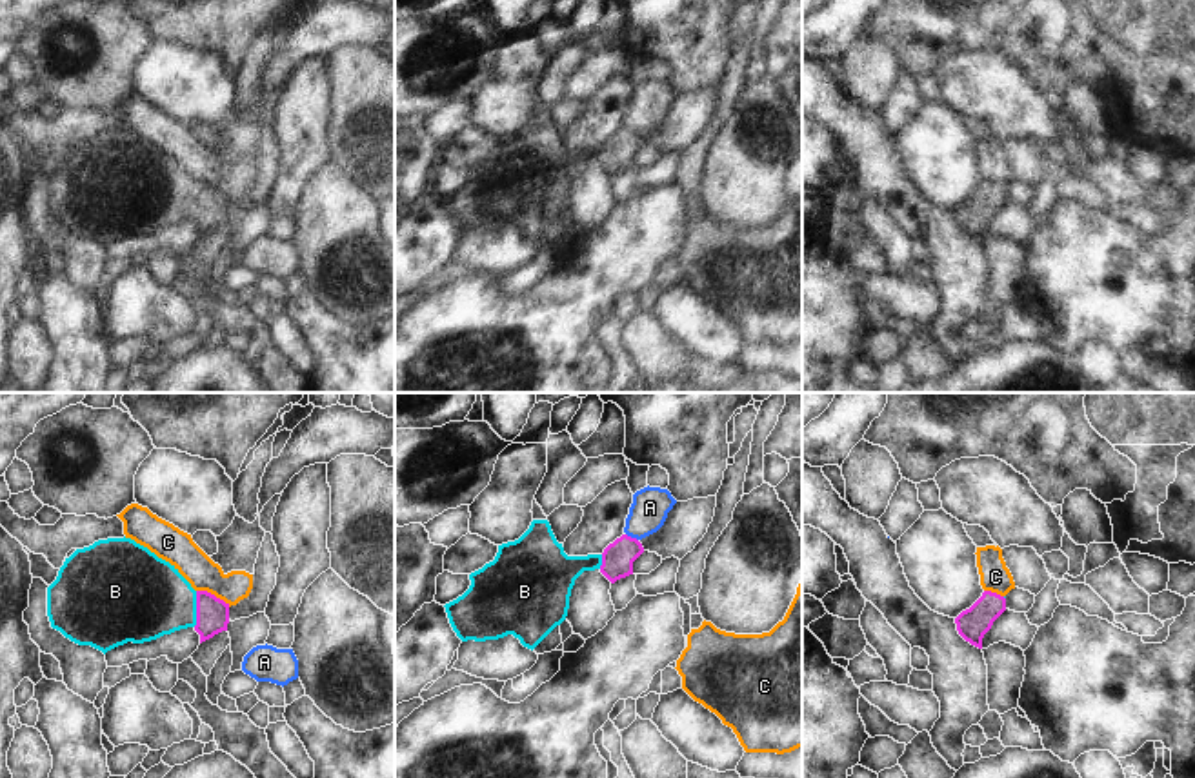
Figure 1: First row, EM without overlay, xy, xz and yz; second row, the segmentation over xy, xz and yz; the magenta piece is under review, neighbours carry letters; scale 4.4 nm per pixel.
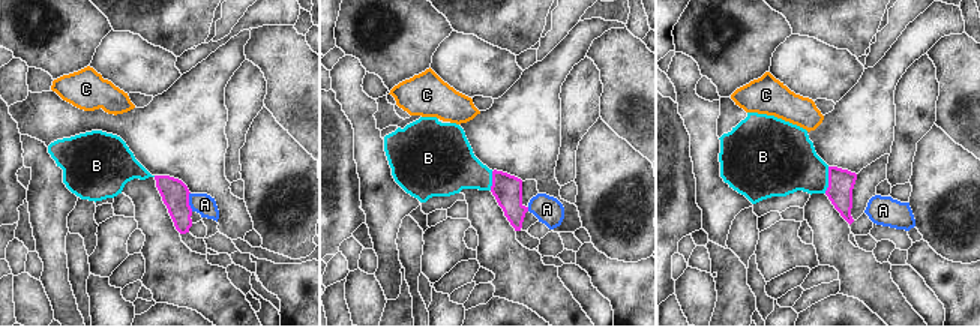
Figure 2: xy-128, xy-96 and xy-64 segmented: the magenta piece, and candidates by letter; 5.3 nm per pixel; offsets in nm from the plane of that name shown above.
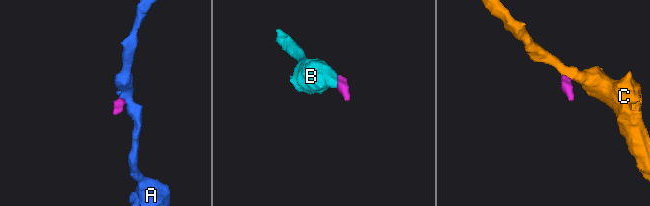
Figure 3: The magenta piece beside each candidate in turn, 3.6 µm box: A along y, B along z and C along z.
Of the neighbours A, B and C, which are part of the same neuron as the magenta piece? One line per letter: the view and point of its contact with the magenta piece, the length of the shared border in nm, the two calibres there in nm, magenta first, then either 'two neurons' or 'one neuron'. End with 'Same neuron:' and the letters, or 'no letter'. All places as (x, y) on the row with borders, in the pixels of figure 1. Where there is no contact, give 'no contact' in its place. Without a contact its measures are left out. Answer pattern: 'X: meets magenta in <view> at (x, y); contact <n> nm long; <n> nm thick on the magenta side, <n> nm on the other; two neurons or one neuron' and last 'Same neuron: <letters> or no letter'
A: meets magenta in xz at (630, 537); contact 70 nm long; 140 nm thick on the magenta side, 170 nm on the other; two neurons
B: meets magenta in xy at (197, 609); contact 160 nm long; 140 nm thick on the magenta side, 380 nm on the other; one neuron
C: meets magenta in xy at (213, 595); contact 170 nm long; 140 nm thick on the magenta side, 150 nm on the other; two neurons
Same neuron: B

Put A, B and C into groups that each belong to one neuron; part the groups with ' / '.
A / B / C

